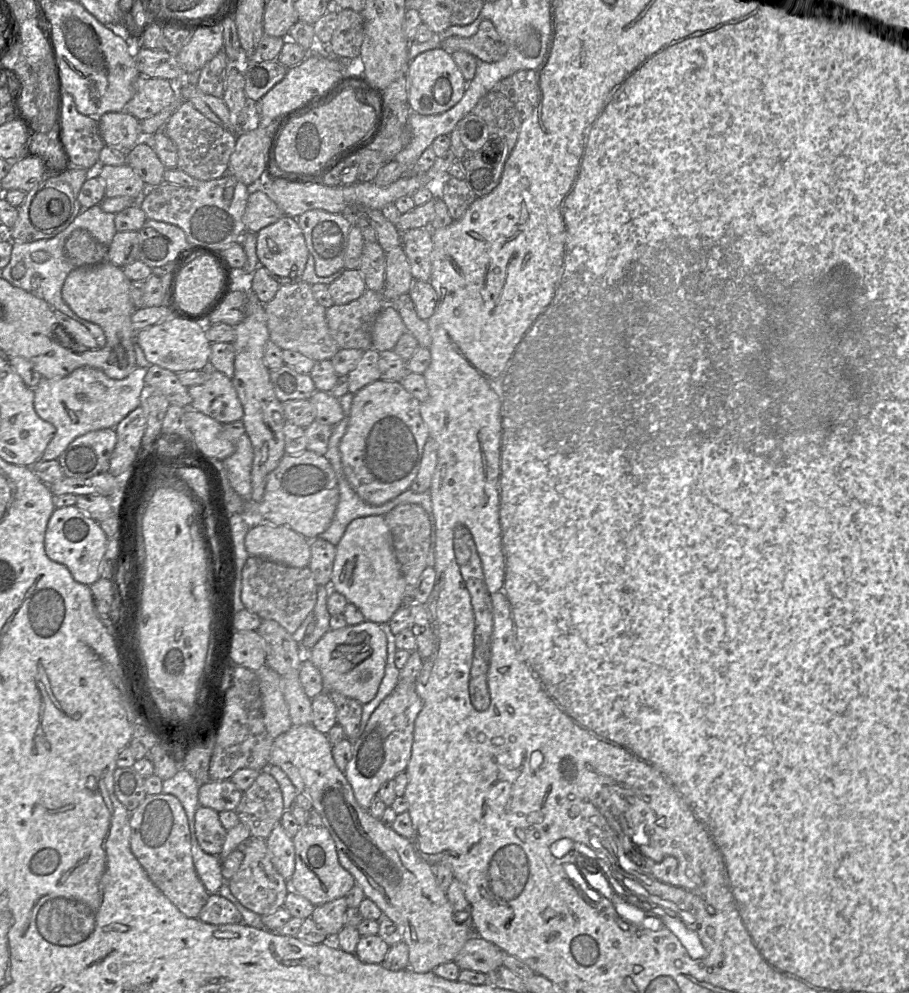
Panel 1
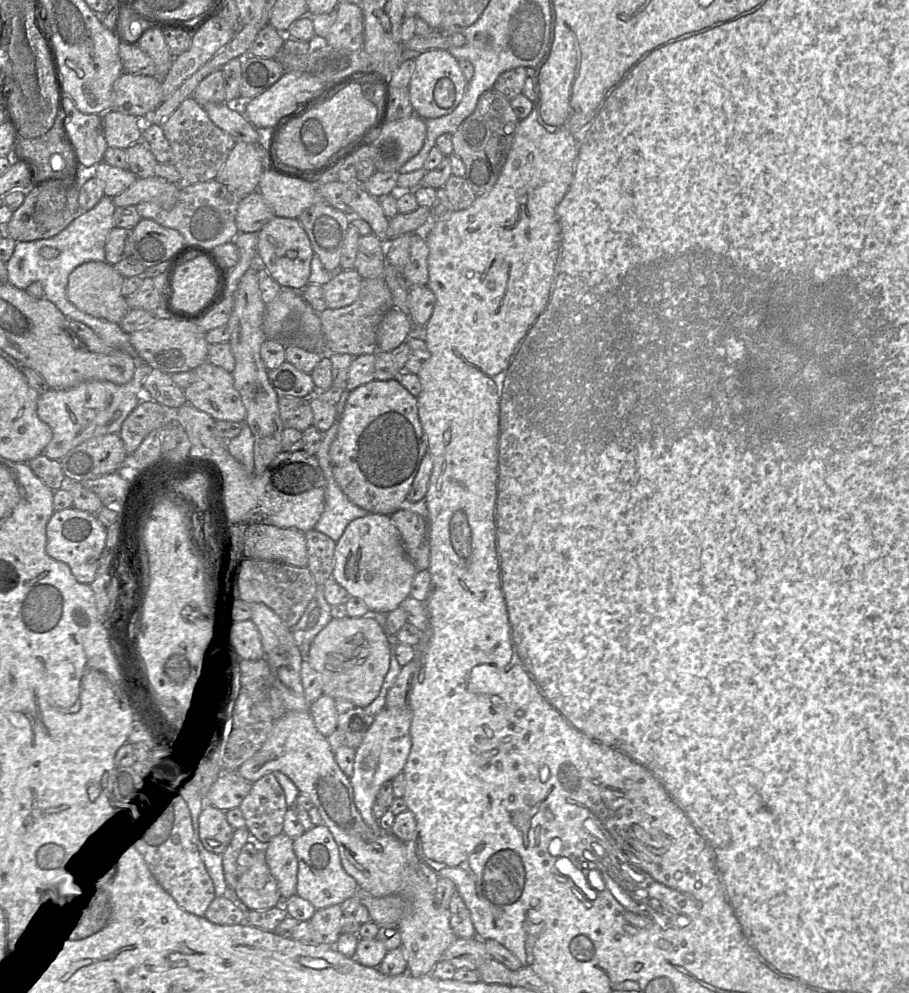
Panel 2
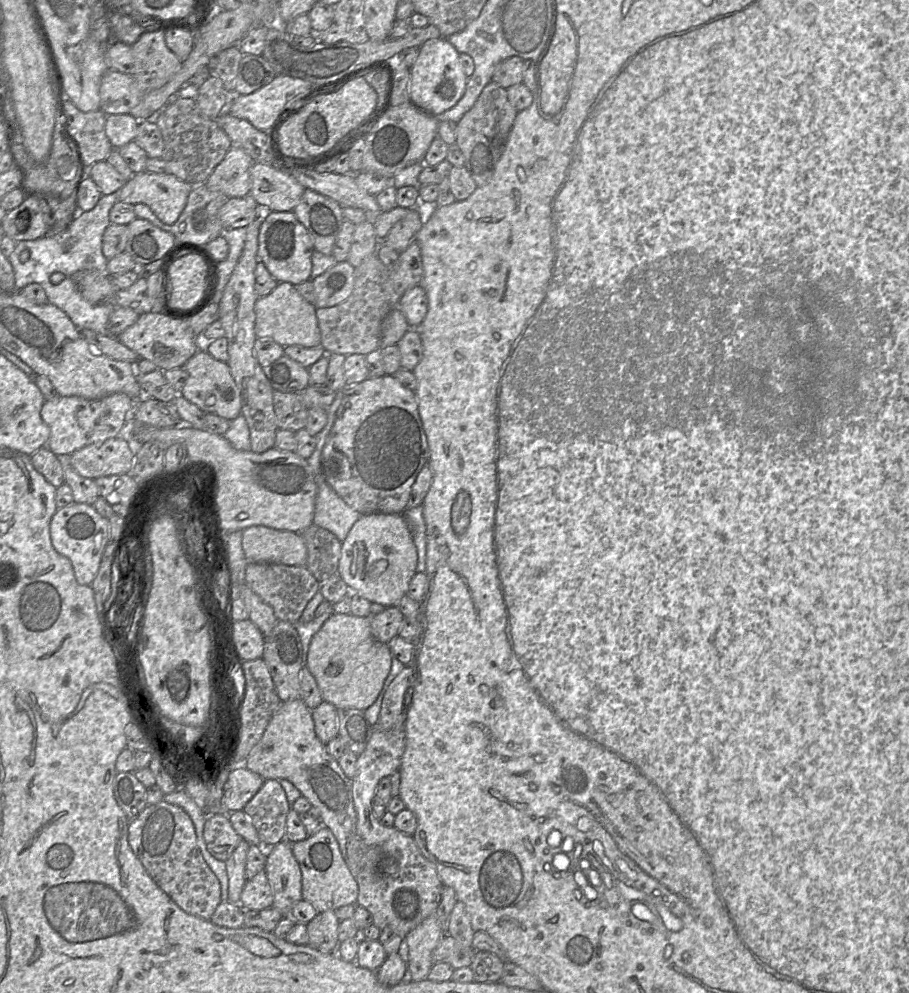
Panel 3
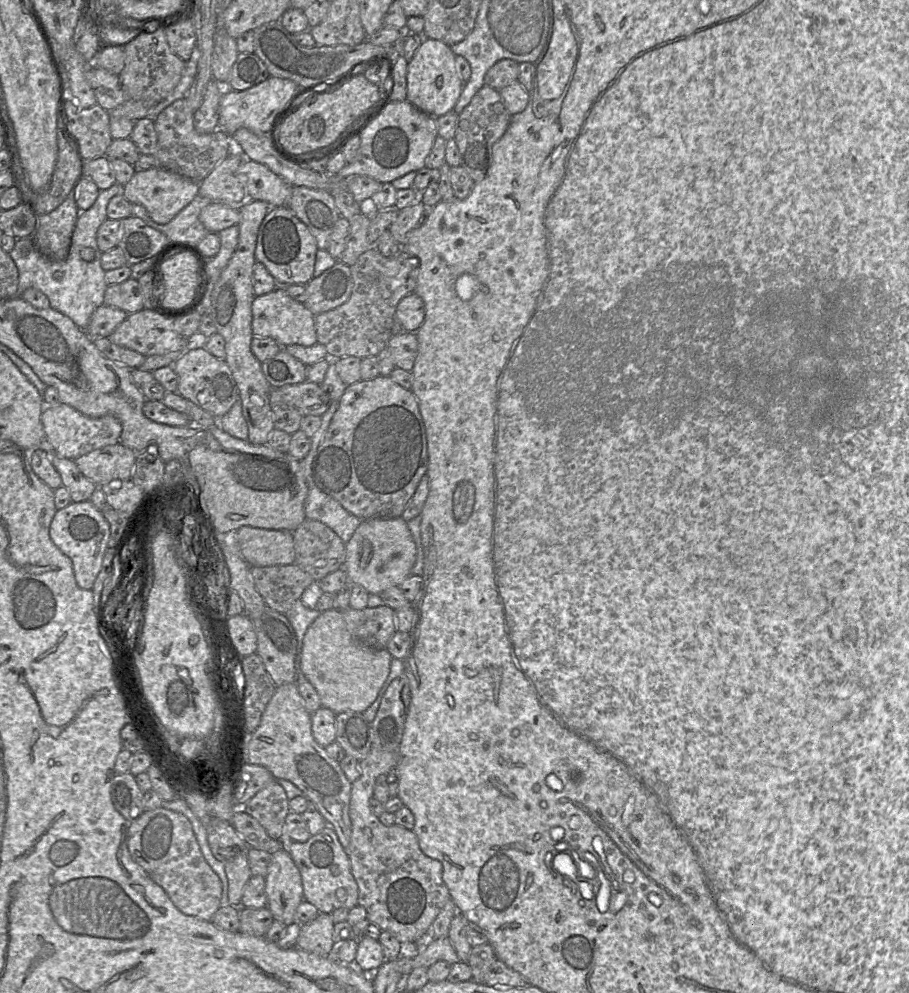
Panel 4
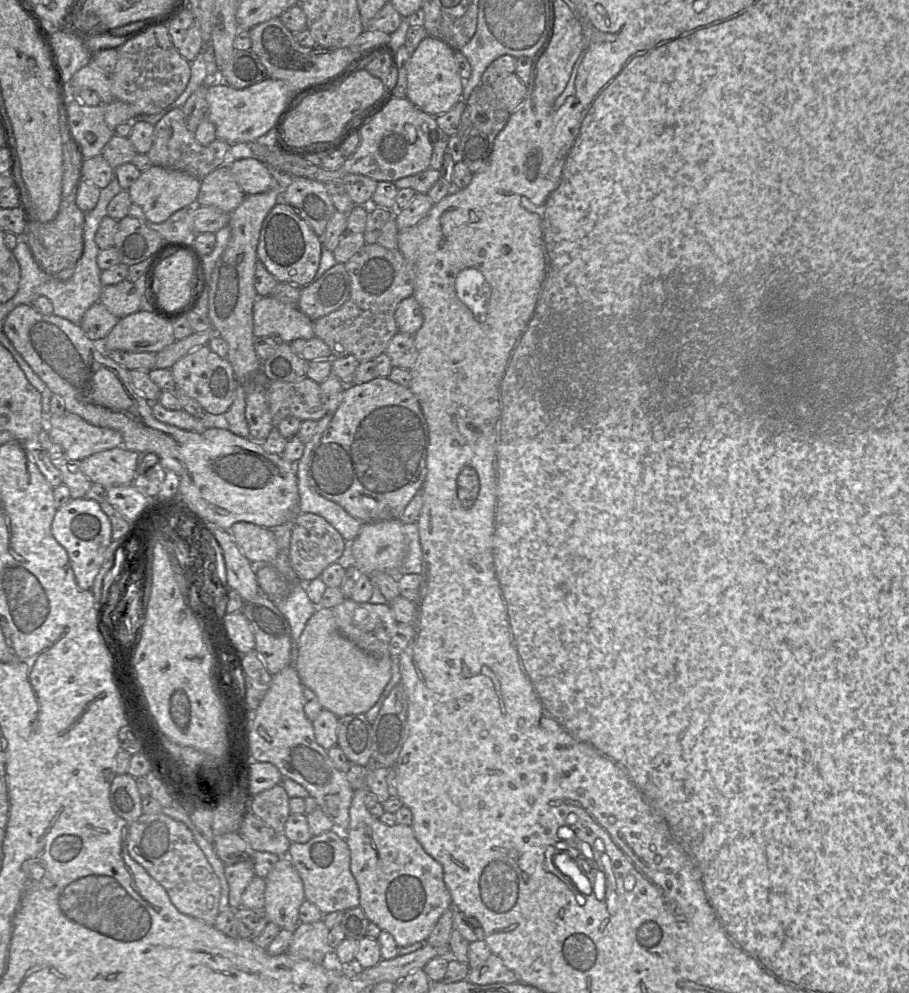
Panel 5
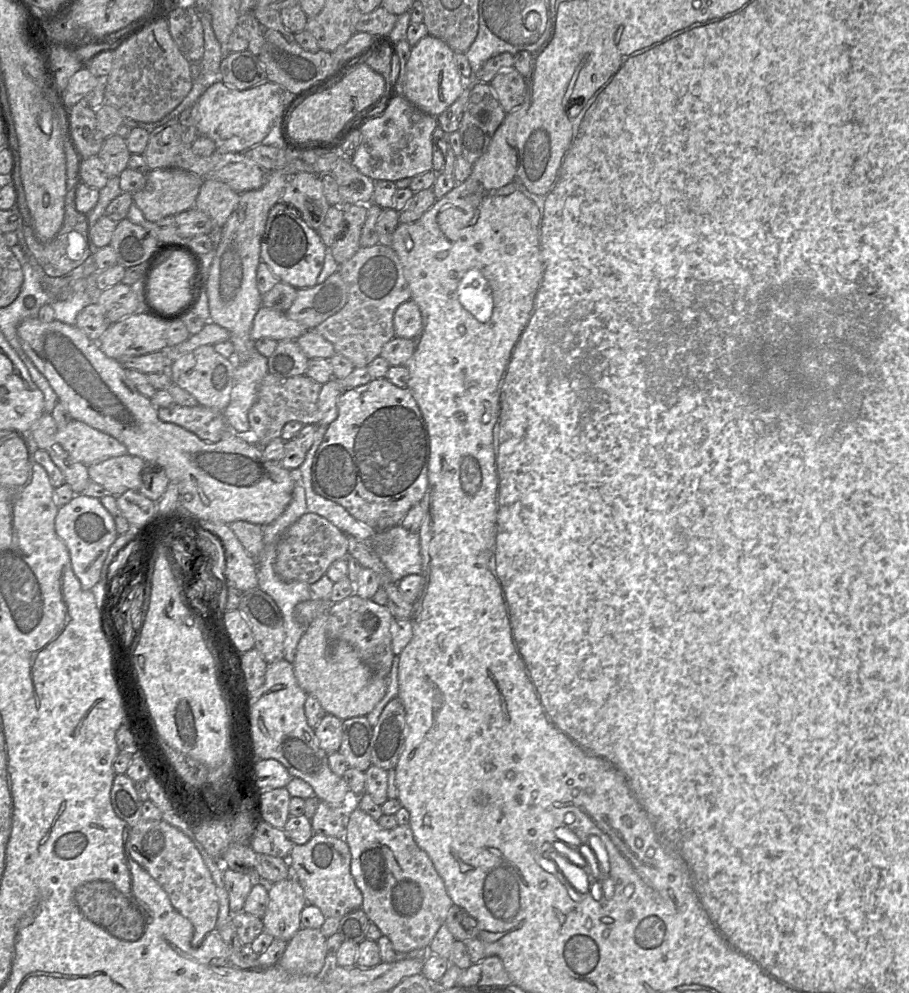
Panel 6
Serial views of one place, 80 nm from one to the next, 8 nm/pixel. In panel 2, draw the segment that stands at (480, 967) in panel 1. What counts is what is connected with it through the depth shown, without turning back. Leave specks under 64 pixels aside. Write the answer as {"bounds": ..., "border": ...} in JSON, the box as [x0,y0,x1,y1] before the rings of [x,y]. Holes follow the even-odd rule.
{"bounds":[441,937,489,971],"border":[[[474,937],[457,939],[446,949],[441,960],[450,962],[455,969],[475,971],[489,958],[484,941]]]}

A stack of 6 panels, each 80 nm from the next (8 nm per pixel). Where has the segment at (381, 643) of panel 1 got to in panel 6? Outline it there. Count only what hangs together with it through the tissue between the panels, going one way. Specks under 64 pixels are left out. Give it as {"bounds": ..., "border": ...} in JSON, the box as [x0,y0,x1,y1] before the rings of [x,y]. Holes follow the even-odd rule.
{"bounds":[292,612,388,720],"border":[[[327,612],[314,619],[302,635],[292,662],[299,686],[308,696],[314,696],[326,714],[340,720],[366,716],[383,698],[388,677],[379,677],[346,643],[332,643],[327,637]]]}

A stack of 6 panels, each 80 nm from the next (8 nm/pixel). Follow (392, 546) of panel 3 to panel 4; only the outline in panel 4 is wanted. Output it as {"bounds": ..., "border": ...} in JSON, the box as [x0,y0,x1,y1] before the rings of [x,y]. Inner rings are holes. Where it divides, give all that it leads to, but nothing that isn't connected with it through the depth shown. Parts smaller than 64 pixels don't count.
{"bounds":[343,517,417,594],"border":[[[402,517],[362,520],[345,544],[343,569],[351,584],[358,584],[370,594],[381,594],[391,586],[399,586],[412,573],[417,550],[407,522]]]}

